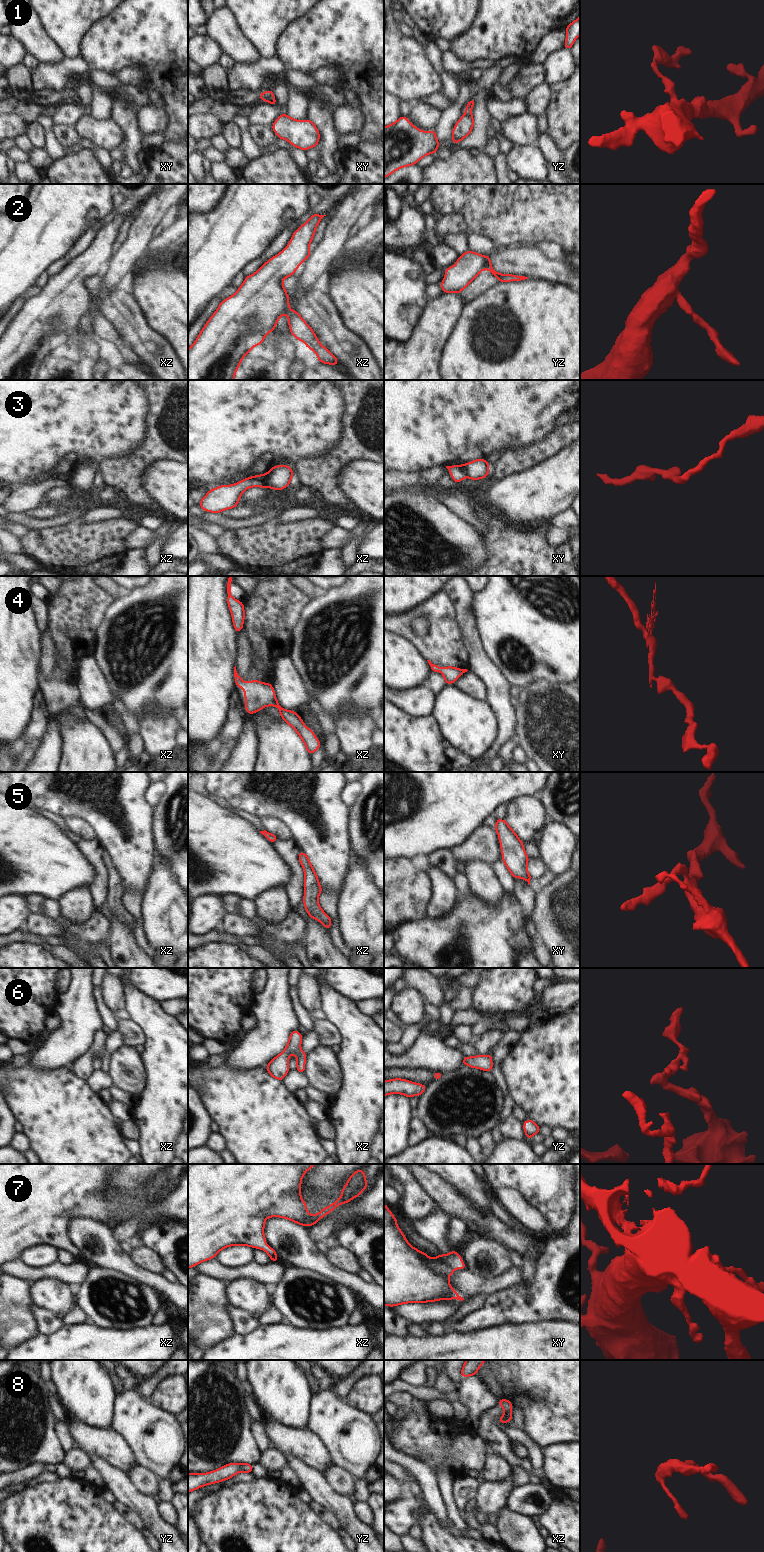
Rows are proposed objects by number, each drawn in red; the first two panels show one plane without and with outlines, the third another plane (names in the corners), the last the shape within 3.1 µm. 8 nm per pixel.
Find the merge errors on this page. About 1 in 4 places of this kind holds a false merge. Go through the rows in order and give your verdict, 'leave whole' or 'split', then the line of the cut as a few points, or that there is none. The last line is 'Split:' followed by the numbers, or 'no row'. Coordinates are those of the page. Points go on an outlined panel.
1: leave whole; cut none
2: leave whole; cut none
3: split; cut xz (267, 474), (265, 486)
4: leave whole; cut none
5: leave whole; cut none
6: leave whole; cut none
7: leave whole; cut none
8: leave whole; cut none
Split: 3

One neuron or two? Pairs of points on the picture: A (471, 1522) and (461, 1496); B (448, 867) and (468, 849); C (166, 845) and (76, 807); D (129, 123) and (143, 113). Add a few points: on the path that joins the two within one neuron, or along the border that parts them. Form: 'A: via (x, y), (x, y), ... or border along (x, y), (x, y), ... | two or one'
A: via (464, 1516), (461, 1513), (461, 1503) | one
B: border along (452, 849), (461, 869) | two
C: border along (153, 818), (153, 833), (158, 851) | two
D: border along (138, 108), (138, 122), (144, 134) | two

